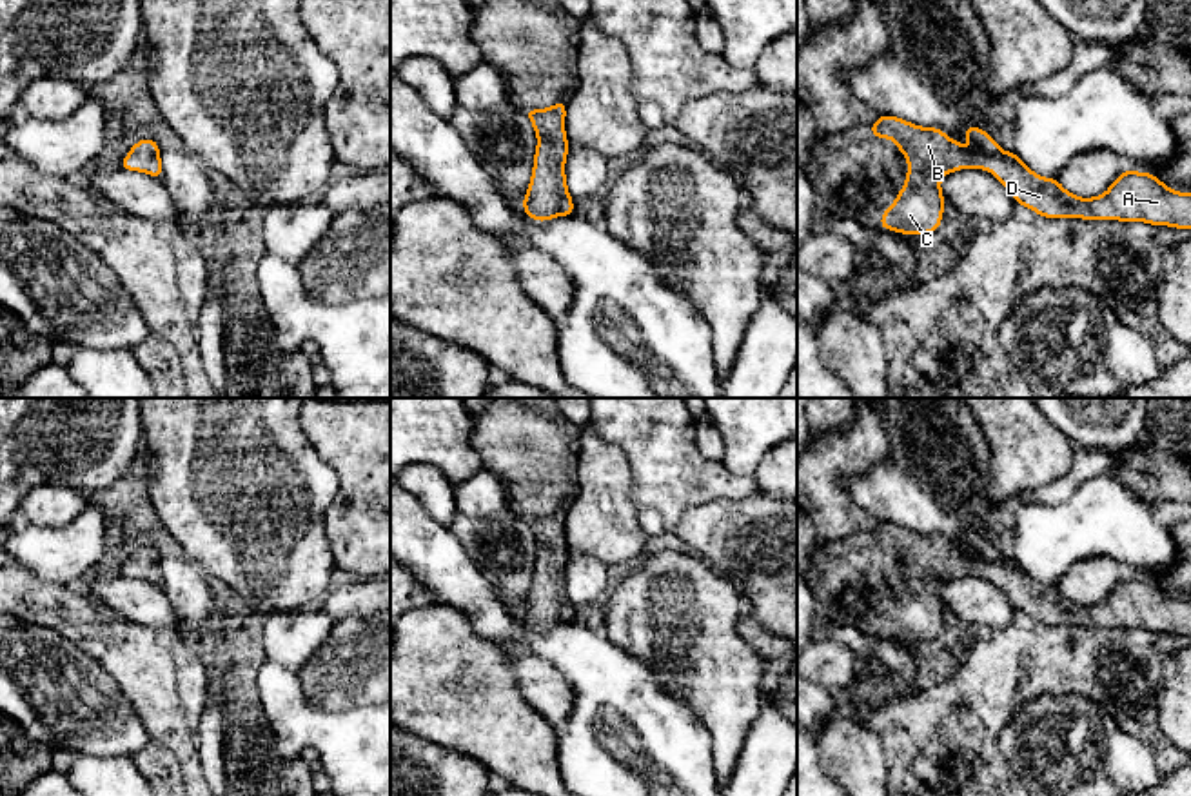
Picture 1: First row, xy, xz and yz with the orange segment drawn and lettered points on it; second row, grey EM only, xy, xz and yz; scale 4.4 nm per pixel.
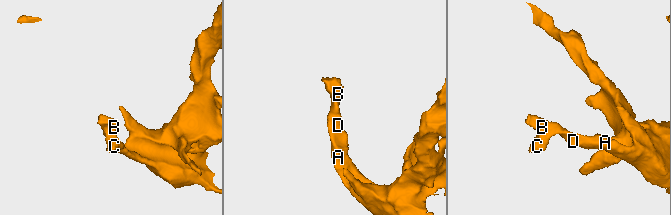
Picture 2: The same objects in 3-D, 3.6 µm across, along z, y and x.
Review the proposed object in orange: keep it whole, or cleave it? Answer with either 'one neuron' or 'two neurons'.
one neuron

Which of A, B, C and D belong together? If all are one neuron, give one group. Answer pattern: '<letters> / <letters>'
A B C D

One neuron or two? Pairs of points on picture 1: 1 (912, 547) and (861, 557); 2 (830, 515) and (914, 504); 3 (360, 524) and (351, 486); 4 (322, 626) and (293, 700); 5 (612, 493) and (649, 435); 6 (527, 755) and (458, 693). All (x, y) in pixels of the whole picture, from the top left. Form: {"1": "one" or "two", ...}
{"1": "one", "2": "two", "3": "one", "4": "two", "5": "two", "6": "one"}

